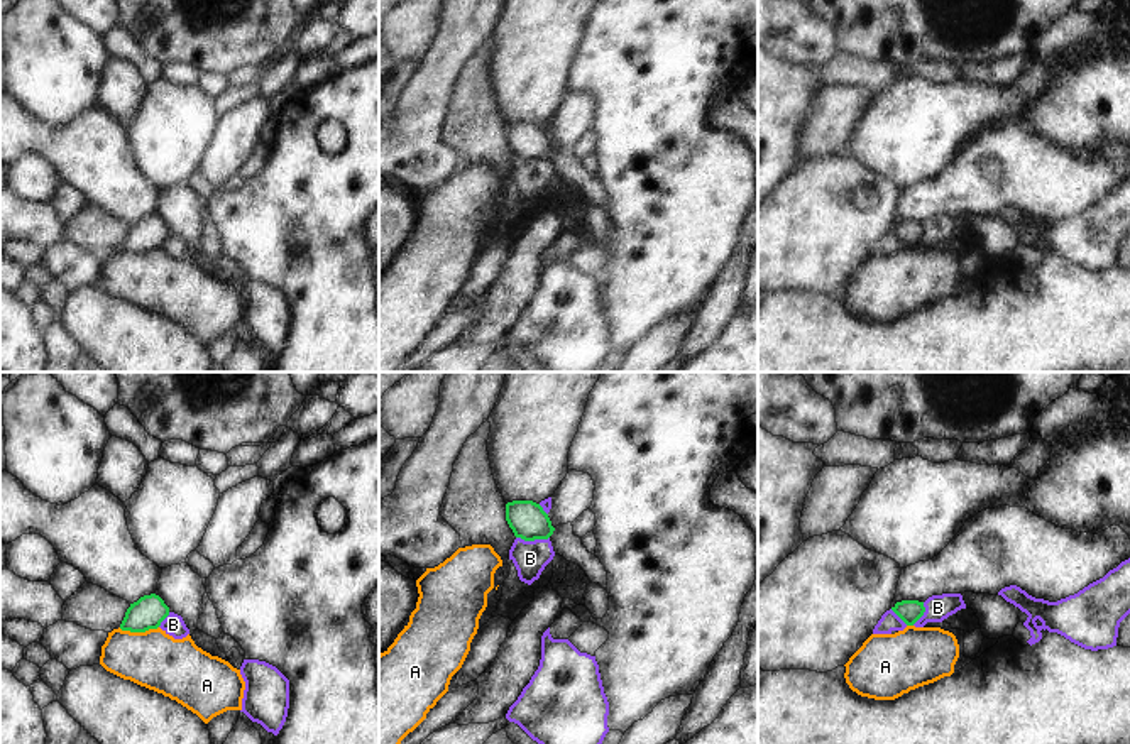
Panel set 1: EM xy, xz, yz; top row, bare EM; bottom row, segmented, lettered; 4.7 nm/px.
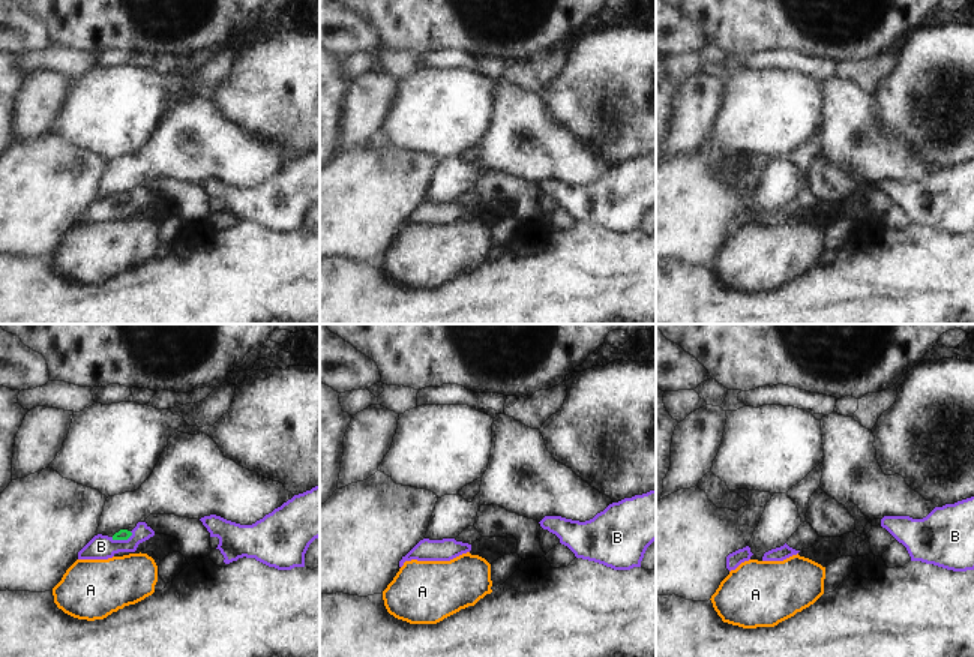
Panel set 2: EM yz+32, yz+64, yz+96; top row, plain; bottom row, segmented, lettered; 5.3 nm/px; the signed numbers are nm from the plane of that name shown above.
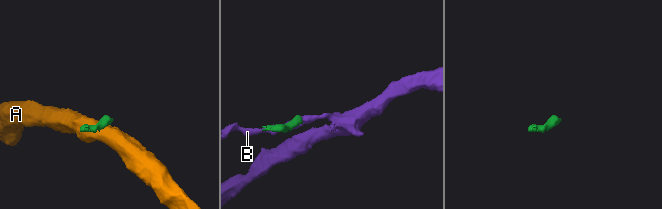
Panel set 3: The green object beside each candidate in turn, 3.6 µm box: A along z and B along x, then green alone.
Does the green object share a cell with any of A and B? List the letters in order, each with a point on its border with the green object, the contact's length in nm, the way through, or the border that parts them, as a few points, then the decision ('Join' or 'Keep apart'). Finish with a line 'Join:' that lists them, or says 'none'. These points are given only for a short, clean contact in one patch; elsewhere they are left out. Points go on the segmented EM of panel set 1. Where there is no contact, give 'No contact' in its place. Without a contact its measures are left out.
A: Touches green at xy (137, 631). Shared border 190 nm. Boundary: xy (158, 626), (148, 631), (122, 631), (119, 628). Keep apart
B: Touches green at xz (533, 540). Shared border 160 nm. Boundary: xz (516, 536), (525, 540), (548, 538). Keep apart
Join: none

